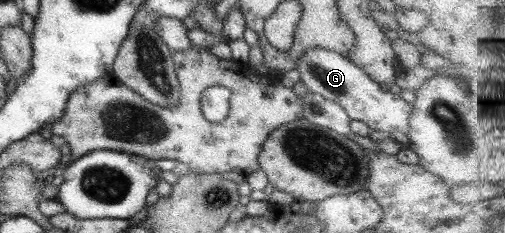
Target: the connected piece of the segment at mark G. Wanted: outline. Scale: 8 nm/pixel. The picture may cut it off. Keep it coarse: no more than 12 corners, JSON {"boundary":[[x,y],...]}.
{"boundary":[[307,49],[295,63],[311,93],[350,120],[387,134],[410,130],[414,108],[382,92],[336,52]]}

